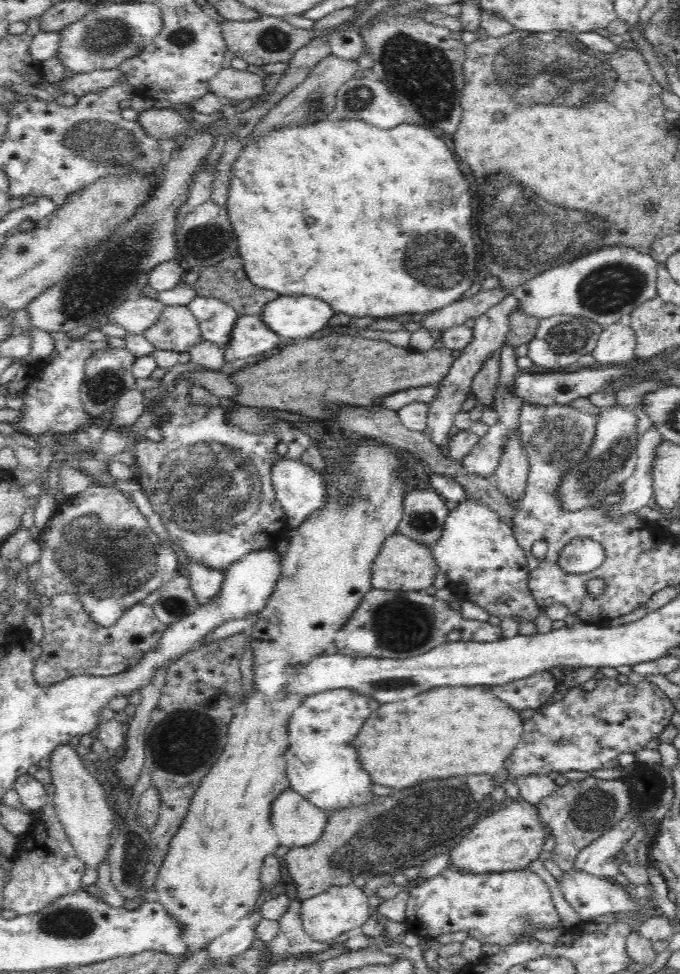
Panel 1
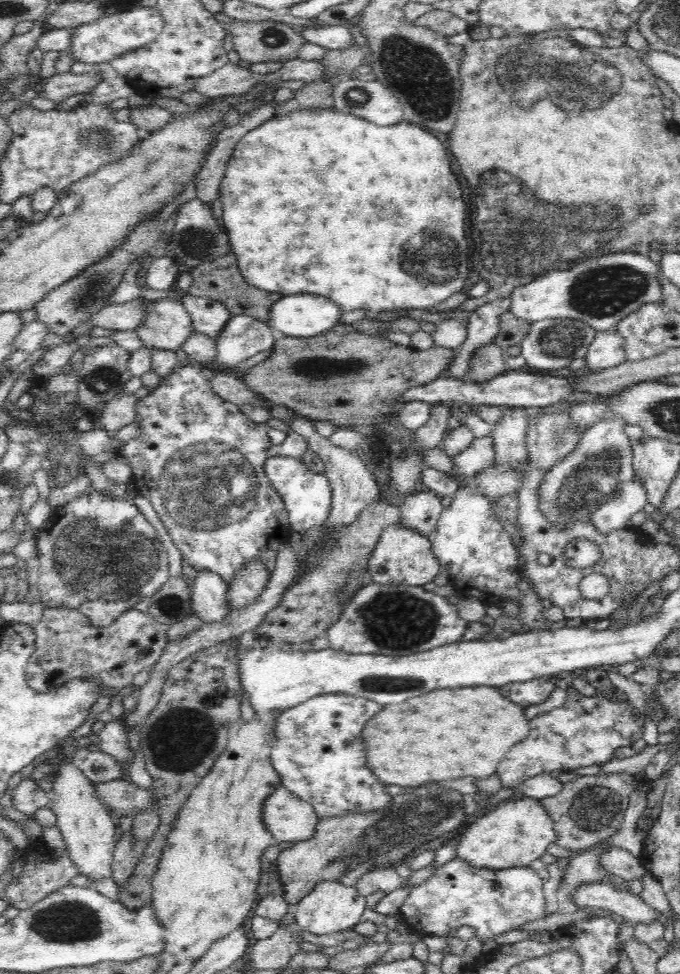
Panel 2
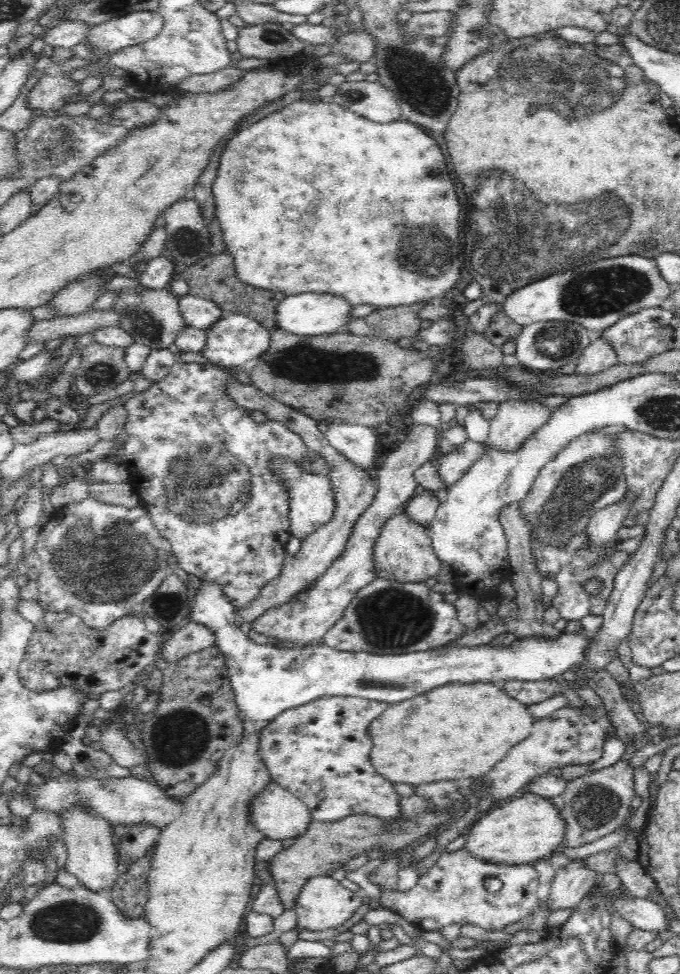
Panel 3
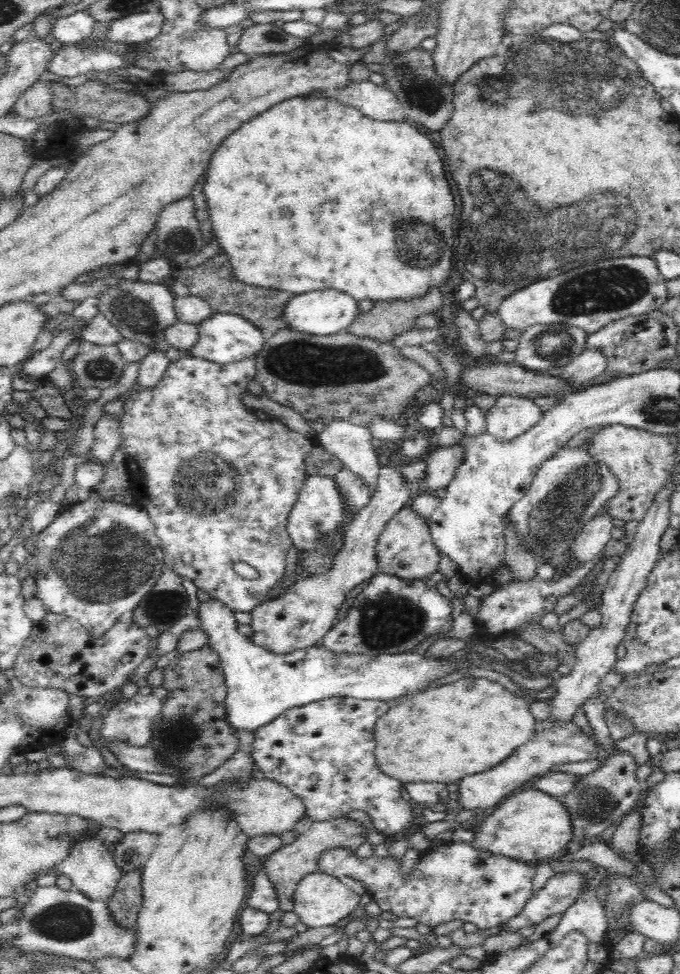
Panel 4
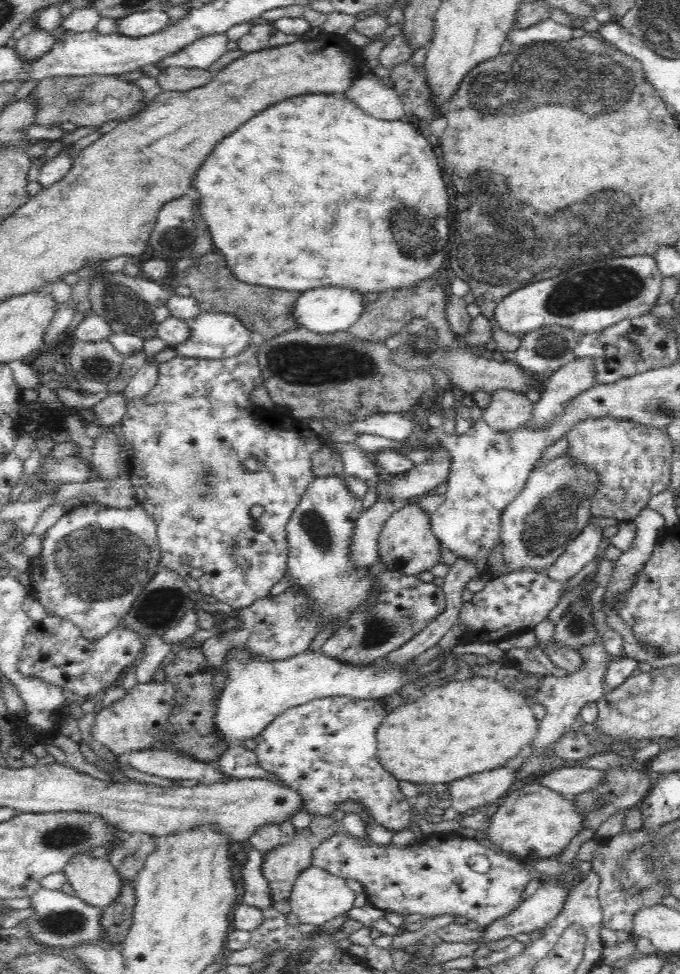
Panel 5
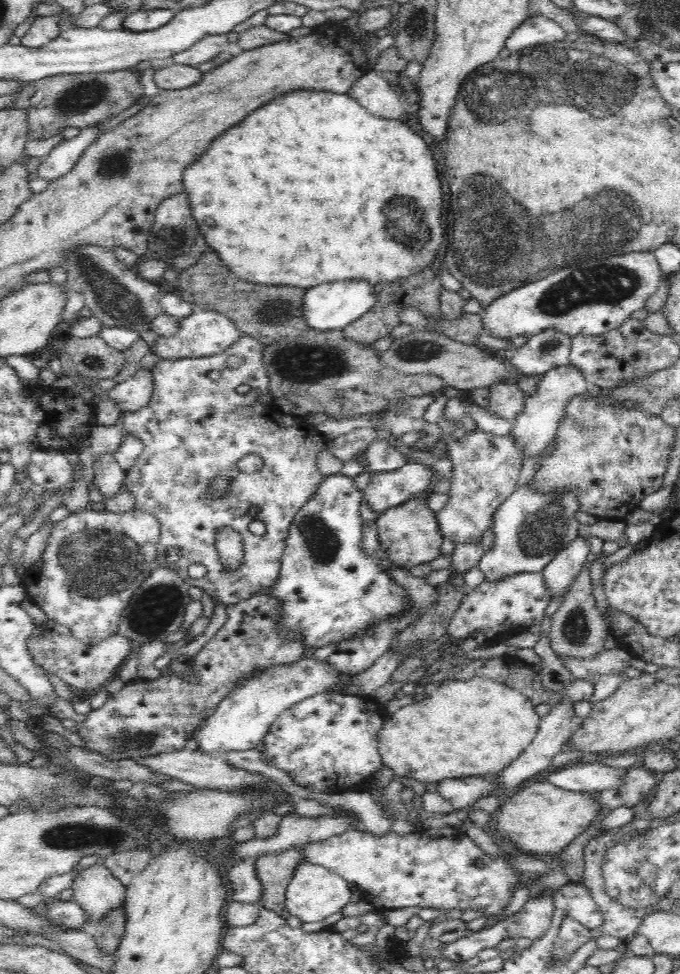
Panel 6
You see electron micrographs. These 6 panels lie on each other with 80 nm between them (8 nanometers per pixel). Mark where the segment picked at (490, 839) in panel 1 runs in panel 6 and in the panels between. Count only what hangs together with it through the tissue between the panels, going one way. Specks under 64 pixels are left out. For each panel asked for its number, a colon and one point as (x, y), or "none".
2: (519, 830)
3: (527, 827)
4: (530, 825)
5: (535, 822)
6: (541, 818)

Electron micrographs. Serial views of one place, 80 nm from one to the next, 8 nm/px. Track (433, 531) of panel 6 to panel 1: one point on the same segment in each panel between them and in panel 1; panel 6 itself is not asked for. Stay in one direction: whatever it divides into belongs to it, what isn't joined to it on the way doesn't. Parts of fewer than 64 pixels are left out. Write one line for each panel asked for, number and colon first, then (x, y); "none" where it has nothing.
1: (403, 563)
2: (402, 556)
3: (403, 552)
4: (405, 548)
5: (407, 544)

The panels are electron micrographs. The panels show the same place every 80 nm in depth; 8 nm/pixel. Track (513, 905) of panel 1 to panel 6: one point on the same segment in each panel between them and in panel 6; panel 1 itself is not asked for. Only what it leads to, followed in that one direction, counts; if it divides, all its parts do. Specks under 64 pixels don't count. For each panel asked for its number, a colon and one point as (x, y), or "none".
2: (457, 894)
3: (452, 891)
4: (456, 881)
5: (432, 877)
6: (435, 868)

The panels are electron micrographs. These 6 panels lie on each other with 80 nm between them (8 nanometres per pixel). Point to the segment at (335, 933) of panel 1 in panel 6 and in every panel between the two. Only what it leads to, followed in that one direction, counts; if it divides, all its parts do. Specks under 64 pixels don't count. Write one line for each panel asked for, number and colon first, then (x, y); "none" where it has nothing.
2: (331, 907)
3: (324, 903)
4: (320, 900)
5: (317, 896)
6: (314, 893)

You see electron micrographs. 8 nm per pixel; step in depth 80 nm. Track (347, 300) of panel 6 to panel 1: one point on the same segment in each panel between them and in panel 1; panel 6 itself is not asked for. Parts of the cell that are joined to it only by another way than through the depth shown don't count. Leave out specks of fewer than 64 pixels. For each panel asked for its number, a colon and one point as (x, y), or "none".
1: (298, 316)
2: (305, 315)
3: (310, 314)
4: (319, 312)
5: (330, 309)

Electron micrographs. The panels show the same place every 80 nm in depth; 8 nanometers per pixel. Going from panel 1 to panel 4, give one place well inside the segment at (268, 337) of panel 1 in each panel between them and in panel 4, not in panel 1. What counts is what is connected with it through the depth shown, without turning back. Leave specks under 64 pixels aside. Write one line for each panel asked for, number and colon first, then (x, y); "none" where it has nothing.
2: (243, 336)
3: (234, 339)
4: (223, 337)

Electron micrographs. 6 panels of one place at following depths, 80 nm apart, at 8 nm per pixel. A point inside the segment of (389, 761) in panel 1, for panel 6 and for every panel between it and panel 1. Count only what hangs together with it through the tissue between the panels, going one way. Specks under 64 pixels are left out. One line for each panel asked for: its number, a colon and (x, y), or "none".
2: (453, 732)
3: (457, 731)
4: (478, 723)
5: (468, 726)
6: (476, 727)

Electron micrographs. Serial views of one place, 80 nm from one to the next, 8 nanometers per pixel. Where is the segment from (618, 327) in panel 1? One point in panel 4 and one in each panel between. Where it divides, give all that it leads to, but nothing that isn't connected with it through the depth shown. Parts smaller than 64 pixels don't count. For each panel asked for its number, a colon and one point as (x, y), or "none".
2: (607, 350)
3: (599, 355)
4: (590, 364)

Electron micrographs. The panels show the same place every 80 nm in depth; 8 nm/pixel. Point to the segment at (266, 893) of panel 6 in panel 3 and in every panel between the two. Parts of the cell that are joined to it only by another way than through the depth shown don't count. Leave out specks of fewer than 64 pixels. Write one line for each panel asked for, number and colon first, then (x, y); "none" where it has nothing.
3: (324, 846)
4: (286, 866)
5: (281, 866)

